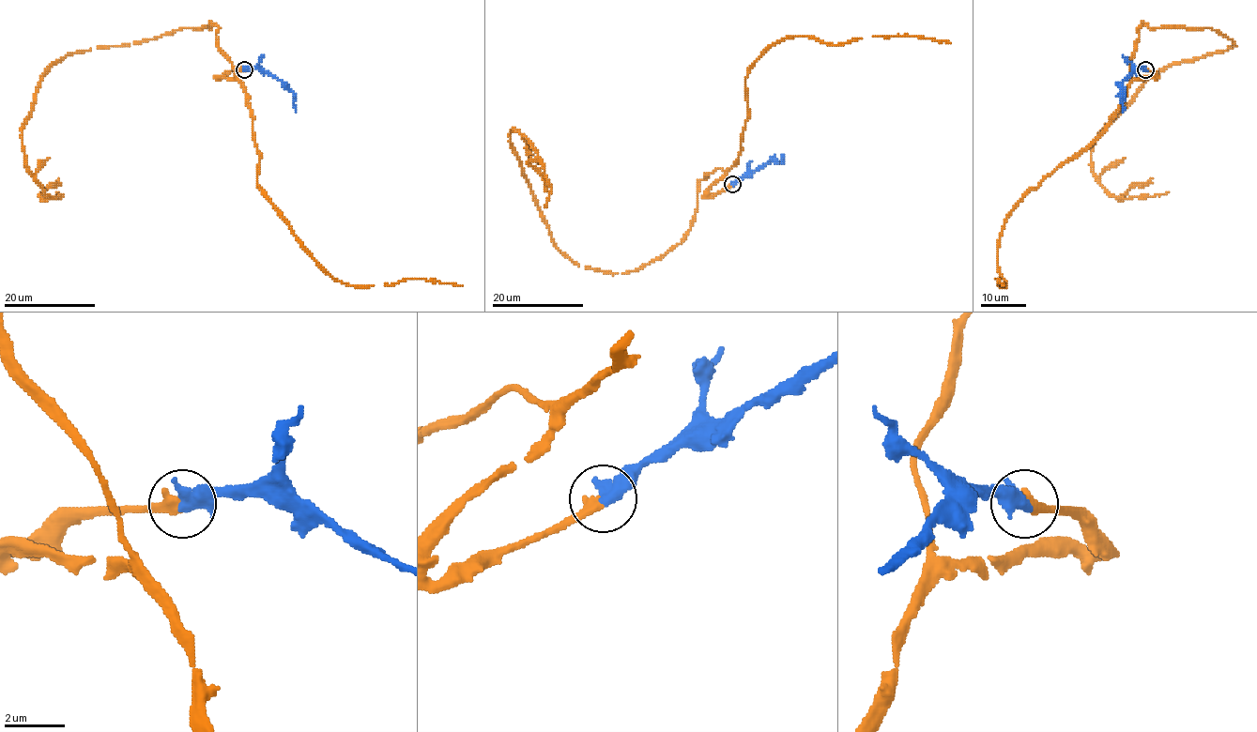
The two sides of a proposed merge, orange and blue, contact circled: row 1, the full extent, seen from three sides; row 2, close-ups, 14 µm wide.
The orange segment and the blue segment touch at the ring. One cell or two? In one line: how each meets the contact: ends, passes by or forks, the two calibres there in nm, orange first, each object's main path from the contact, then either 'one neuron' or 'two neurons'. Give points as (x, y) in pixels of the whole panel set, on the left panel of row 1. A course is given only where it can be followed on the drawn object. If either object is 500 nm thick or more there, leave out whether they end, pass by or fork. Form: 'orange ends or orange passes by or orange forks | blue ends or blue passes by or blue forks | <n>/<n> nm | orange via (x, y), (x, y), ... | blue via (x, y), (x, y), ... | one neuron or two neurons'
360/500 nm | orange via (244, 69), (219, 77), (236, 78), (212, 23), (57, 60), (22, 138), (27, 171), (56, 191) | blue via (245, 69), (261, 68), (283, 82), (293, 93), (295, 112) | one neuron

